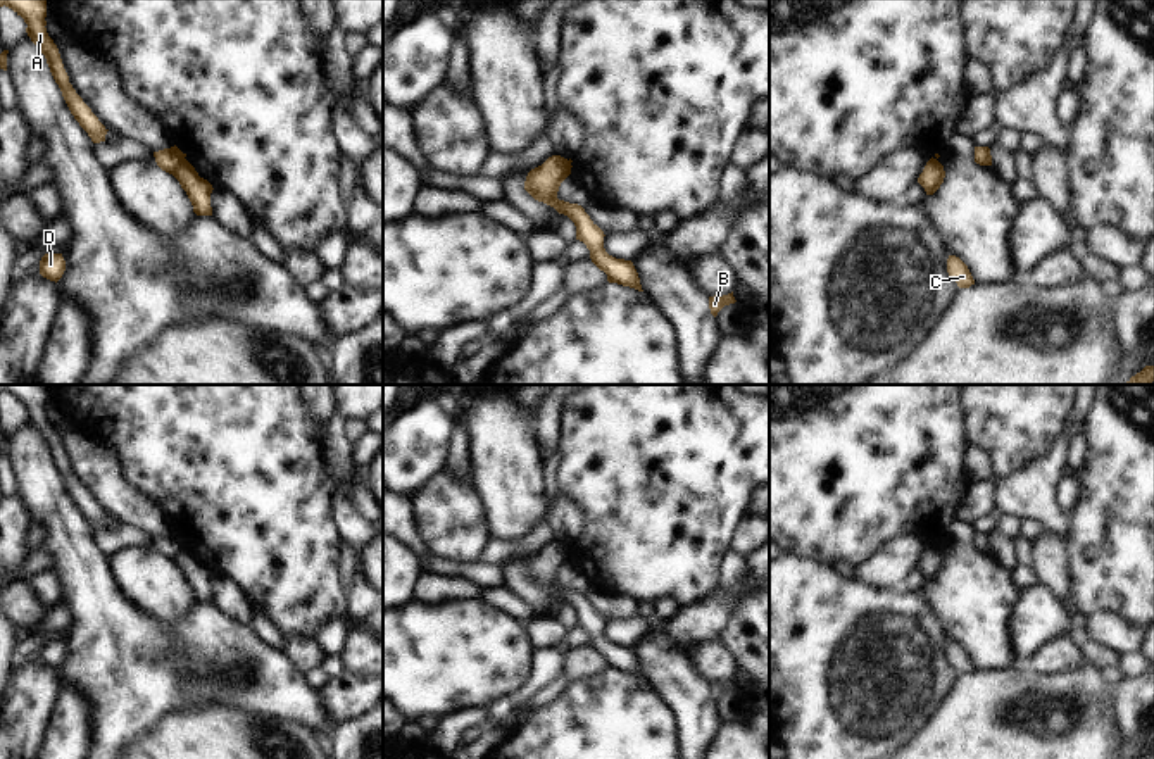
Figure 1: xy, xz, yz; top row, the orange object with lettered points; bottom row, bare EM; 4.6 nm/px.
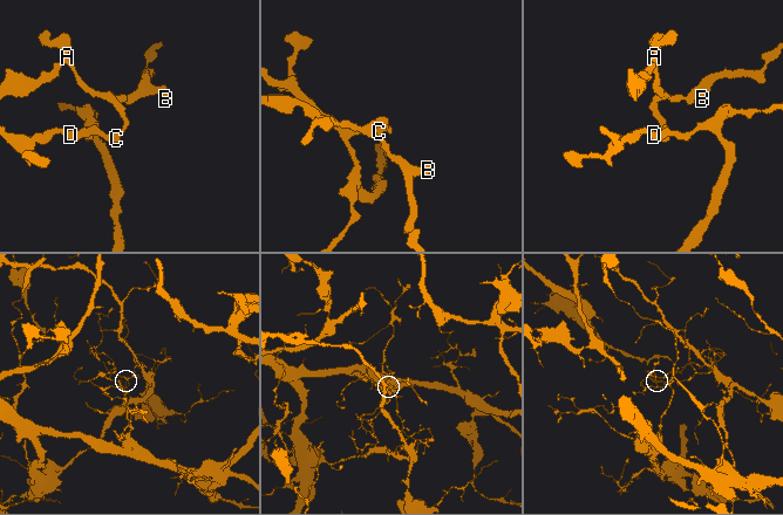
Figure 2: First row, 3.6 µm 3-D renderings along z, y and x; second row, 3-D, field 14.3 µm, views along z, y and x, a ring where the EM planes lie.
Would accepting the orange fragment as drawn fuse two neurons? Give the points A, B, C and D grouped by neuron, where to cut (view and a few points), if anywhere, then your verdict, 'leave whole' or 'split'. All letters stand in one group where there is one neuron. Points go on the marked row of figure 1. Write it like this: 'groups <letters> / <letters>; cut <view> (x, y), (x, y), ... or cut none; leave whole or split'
groups A B / C D; cut xy (183, 157), (171, 173); split

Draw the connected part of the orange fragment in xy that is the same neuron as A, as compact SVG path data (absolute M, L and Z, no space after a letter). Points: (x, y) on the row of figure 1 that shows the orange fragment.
M0 0L0 7L3 5L12 9L28 24L26 33L45 55L50 72L59 85L74 119L88 133L93 143L105 141L109 129L98 121L98 117L69 83L69 76L64 69L59 48L47 33L47 0Z

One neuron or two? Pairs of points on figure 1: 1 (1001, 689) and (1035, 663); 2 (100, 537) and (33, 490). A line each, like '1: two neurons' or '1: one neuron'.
1: two neurons
2: two neurons

